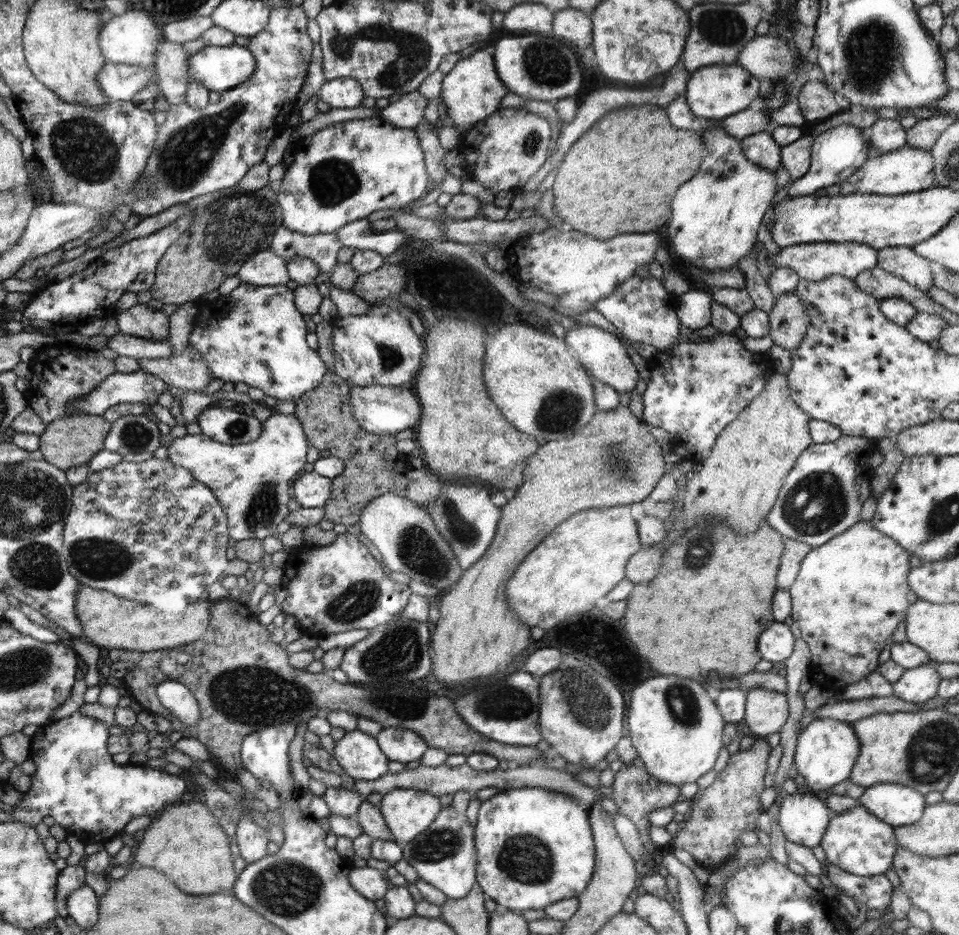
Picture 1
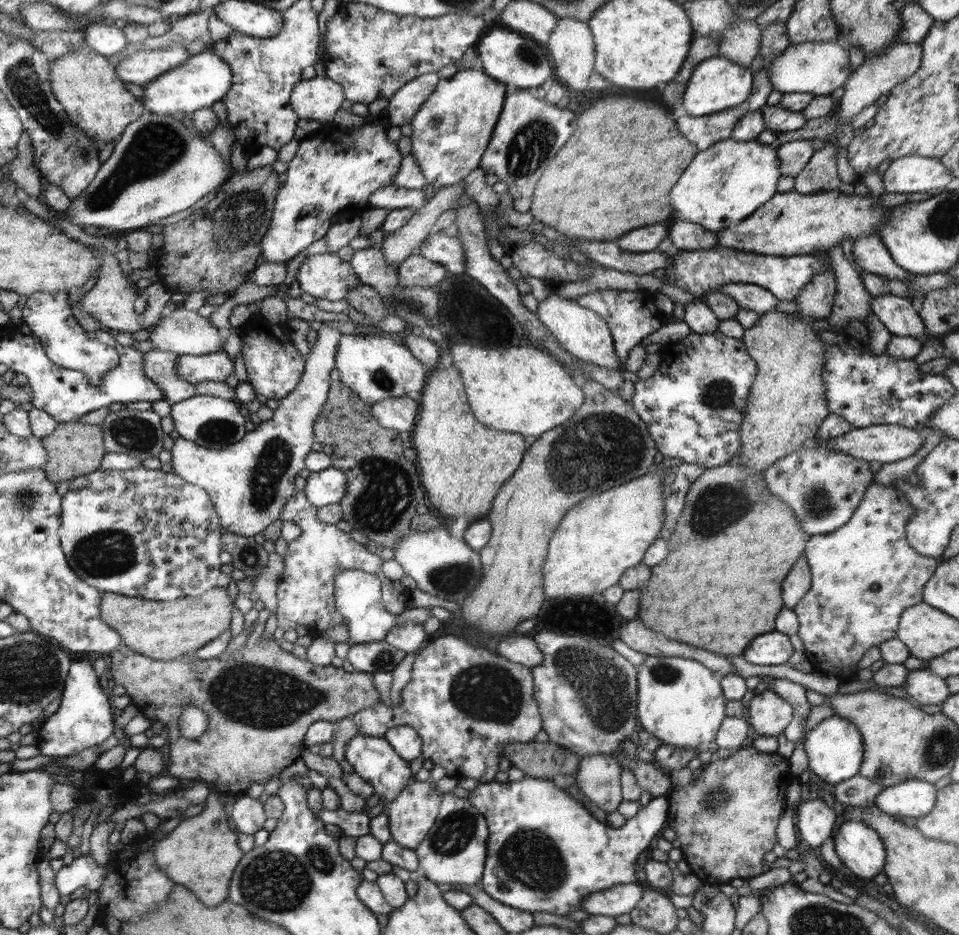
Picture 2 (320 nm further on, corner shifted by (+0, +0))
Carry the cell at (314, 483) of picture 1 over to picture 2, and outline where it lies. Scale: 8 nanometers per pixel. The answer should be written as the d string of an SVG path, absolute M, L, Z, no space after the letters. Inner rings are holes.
M330 465L326 470L306 475L305 494L318 509L340 503L348 495L348 475Z

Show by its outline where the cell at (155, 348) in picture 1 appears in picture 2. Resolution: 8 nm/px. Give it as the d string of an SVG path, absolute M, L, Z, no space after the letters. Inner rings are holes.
M178 305L174 310L165 307L164 316L154 327L154 331L148 339L153 342L155 348L162 352L172 352L178 356L202 356L217 352L218 348L223 348L225 342L220 337L220 329L210 323L208 317L201 316L198 311L185 309L183 305Z

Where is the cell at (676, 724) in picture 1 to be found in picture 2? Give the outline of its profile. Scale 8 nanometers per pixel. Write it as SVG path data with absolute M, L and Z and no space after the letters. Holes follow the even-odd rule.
M647 656L637 666L636 718L648 734L679 749L707 749L727 717L720 681L713 670L694 659Z

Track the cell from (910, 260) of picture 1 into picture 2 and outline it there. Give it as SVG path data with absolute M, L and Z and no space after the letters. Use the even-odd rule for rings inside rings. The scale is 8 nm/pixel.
M877 234L858 236L852 248L854 262L864 271L888 278L888 280L908 280L910 272L898 266L888 249L884 247L882 239Z

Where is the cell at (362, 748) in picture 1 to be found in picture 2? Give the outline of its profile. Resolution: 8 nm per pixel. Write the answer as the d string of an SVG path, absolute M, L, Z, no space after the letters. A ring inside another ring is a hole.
M357 732L356 736L346 744L344 758L350 763L356 775L373 786L373 794L381 796L381 802L385 804L384 808L406 788L406 785L411 783L410 764L393 749L393 746L390 746L384 737L374 738Z

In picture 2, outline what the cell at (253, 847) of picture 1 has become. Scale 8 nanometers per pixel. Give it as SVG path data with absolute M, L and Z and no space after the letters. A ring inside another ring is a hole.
M242 793L232 806L230 818L234 819L235 828L240 833L254 835L264 828L267 816L260 799Z

